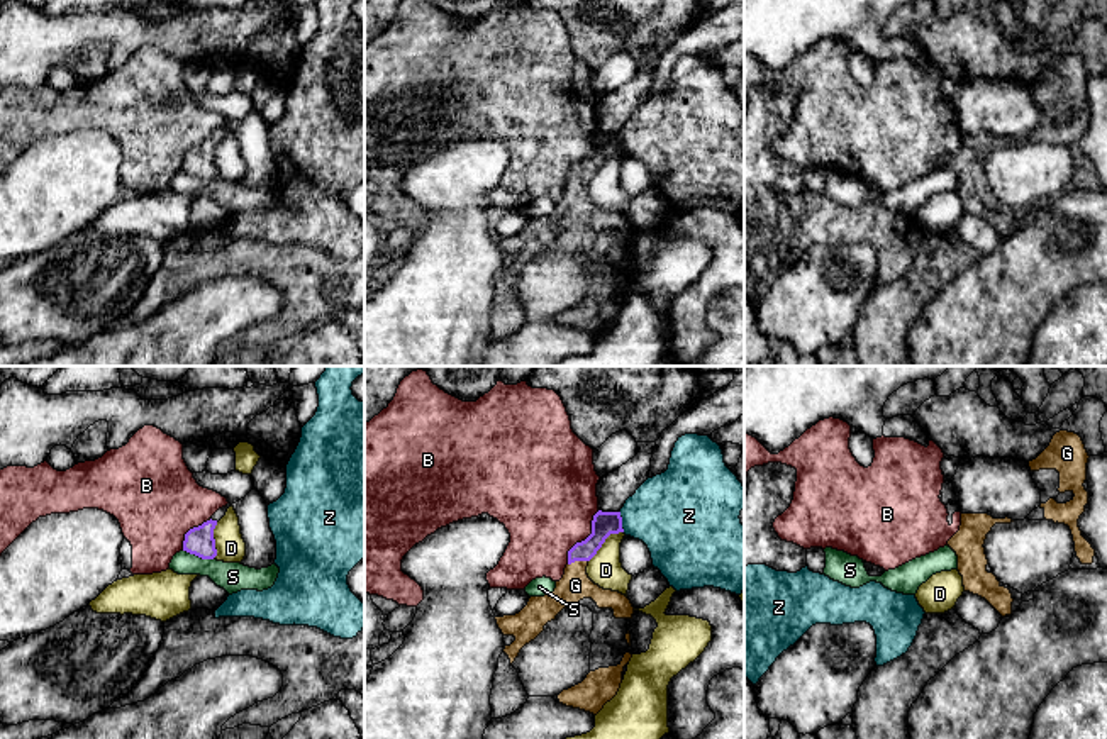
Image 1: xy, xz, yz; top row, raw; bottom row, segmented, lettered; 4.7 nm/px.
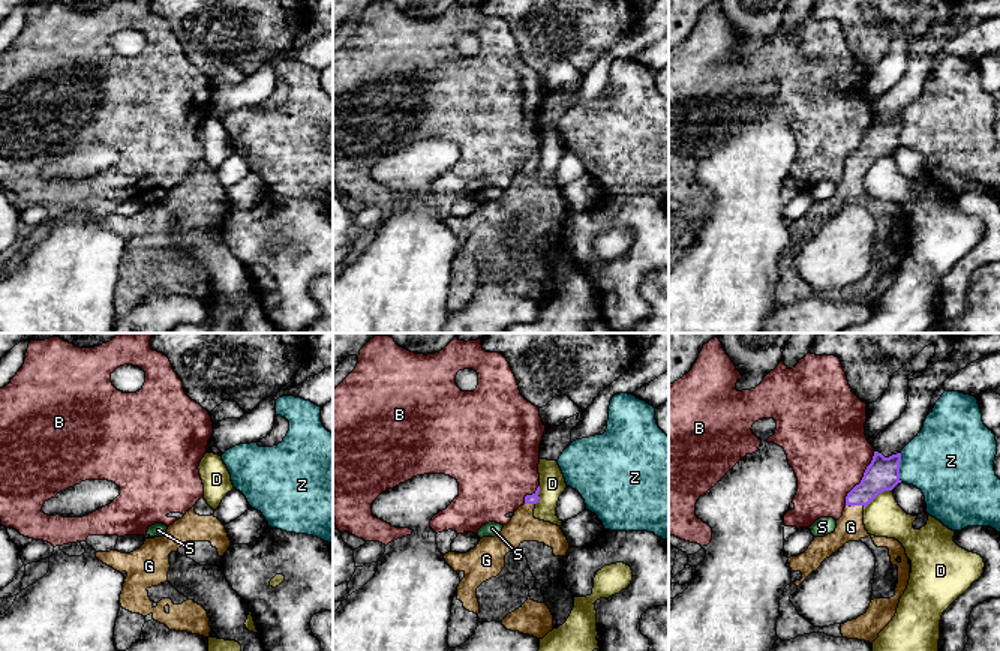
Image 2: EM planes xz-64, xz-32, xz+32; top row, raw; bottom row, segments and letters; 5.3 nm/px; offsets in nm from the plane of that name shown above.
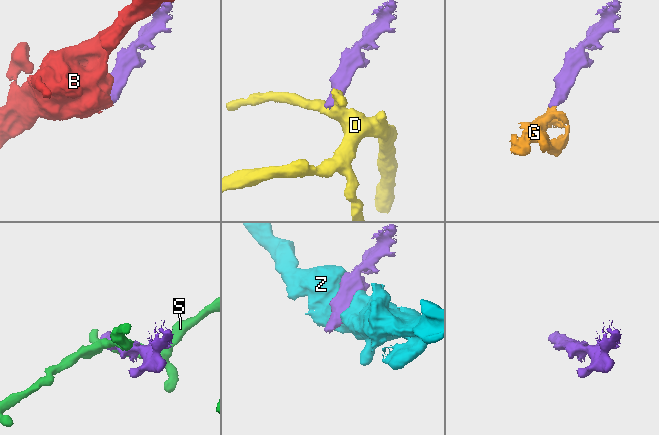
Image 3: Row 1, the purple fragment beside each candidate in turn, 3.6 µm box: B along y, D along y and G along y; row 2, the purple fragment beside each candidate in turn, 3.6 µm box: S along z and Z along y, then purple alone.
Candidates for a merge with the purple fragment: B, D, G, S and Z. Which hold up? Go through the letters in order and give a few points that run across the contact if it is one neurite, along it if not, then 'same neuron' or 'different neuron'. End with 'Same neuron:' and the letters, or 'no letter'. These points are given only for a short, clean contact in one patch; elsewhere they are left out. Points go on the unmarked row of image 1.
B: line xz (599, 131), (594, 136), (592, 151), (568, 172), (567, 183); different neuron
D: line xz (623, 151), (612, 153), (589, 182); different neuron
G: line xz (604, 144), (599, 156), (577, 180), (575, 205); same neuron
S: line xy (183, 170), (212, 180); different neuron
Z: different neuron
Same neuron: G

